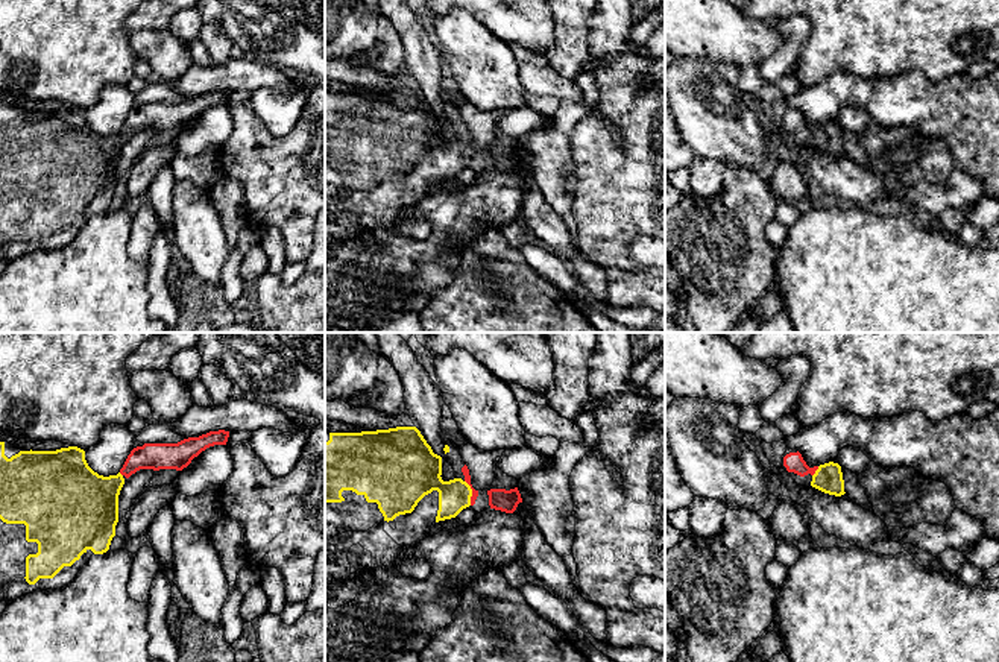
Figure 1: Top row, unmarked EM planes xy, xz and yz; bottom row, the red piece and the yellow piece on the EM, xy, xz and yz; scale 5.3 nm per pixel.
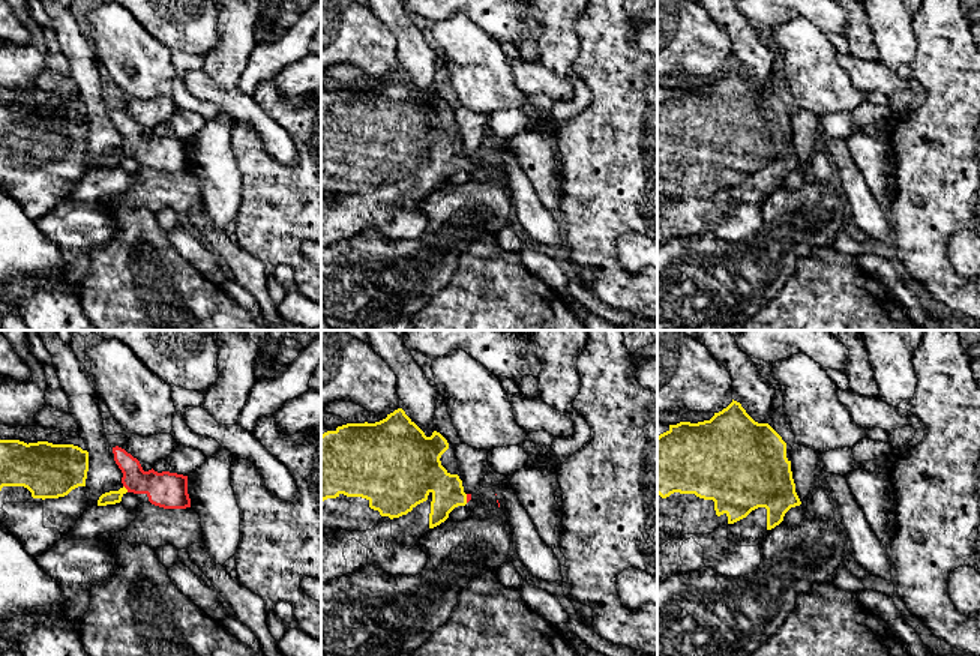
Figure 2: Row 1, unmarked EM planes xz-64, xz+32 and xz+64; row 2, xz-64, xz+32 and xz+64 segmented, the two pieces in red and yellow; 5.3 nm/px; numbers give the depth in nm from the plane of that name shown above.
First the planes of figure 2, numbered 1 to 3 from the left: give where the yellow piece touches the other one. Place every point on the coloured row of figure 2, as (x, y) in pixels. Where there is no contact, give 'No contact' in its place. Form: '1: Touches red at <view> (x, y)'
1: Touches red at xz-64 (125, 487)
2: Touches red at xz+32 (467, 499)
3: No contact

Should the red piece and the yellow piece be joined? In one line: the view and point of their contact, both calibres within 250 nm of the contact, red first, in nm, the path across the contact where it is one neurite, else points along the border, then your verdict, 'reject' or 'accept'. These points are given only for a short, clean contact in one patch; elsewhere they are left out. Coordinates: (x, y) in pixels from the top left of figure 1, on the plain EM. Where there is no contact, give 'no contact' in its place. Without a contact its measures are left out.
meets red in xz at (472, 152); 40 nm thick on the red side, 170 nm on the other; runs through xz (465, 129), (466, 143), (472, 152), (454, 155); accept

